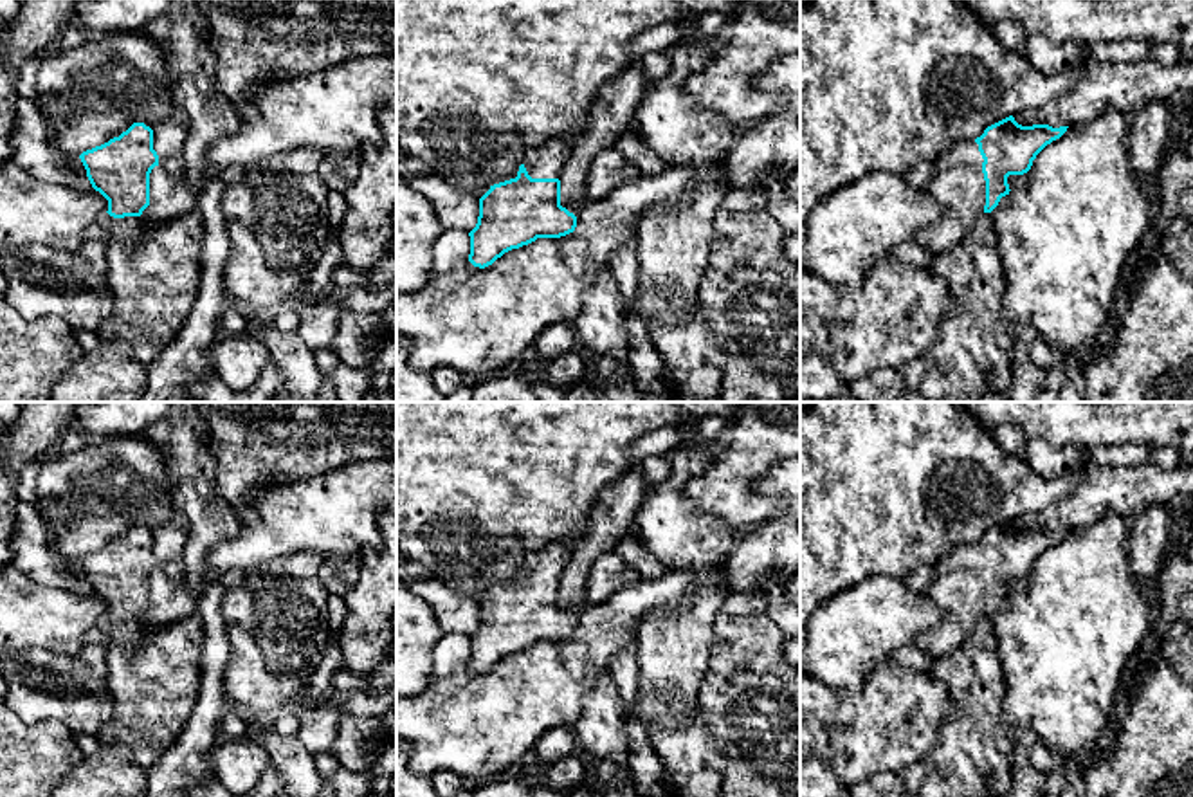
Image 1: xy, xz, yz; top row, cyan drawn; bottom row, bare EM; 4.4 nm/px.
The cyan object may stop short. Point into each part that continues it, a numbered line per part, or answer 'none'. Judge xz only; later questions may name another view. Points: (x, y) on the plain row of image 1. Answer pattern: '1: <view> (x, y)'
1: xz (546, 565)

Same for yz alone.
1: yz (957, 586)

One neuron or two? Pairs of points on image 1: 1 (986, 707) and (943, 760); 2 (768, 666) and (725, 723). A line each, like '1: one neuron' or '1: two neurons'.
1: one neuron
2: one neuron

